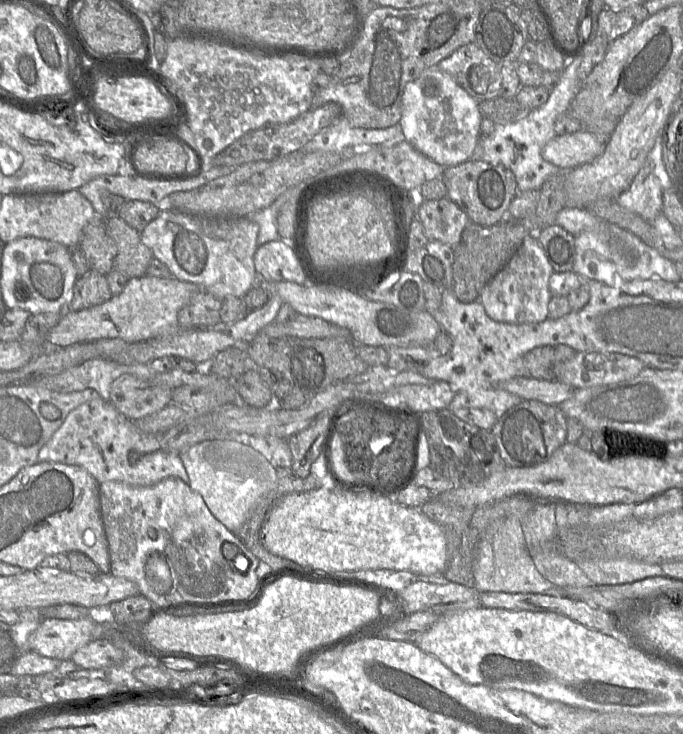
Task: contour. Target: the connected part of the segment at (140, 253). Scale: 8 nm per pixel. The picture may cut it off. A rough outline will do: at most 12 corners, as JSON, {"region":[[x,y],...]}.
{"region":[[120,217],[105,222],[117,245],[114,269],[144,276],[154,256]]}

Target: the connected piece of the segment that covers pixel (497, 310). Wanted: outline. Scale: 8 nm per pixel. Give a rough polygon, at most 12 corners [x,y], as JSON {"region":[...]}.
{"region":[[535,234],[484,286],[497,322],[546,320],[554,272]]}

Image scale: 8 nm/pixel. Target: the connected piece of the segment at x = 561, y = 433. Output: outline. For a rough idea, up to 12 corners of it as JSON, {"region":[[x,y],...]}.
{"region":[[523,400],[491,431],[506,465],[530,467],[567,441],[558,405]]}

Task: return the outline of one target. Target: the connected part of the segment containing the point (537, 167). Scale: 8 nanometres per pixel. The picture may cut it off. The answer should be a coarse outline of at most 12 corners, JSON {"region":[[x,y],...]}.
{"region":[[569,59],[542,106],[495,123],[483,161],[511,170],[518,192],[560,170],[541,151],[581,89]]}

